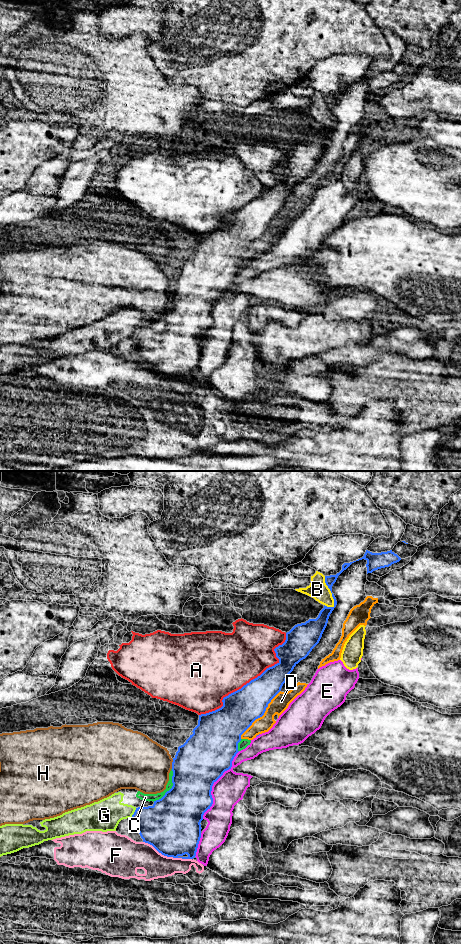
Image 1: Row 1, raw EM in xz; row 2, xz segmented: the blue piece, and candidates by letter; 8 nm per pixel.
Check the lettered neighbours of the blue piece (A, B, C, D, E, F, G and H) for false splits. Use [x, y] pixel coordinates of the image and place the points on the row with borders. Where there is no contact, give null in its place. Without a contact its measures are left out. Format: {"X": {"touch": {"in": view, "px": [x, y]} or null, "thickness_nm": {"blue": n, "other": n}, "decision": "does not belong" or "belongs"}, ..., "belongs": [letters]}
{"A": {"touch": {"in": "xz", "px": [251, 680]}, "thickness_nm": {"blue": 300, "other": 460}, "decision": "does not belong"}, "B": {"touch": {"in": "xz", "px": [331, 592]}, "thickness_nm": {"blue": 100, "other": 150}, "decision": "does not belong"}, "C": {"touch": {"in": "xz", "px": [172, 787]}, "thickness_nm": {"blue": 400, "other": 60}, "decision": "does not belong"}, "D": {"touch": {"in": "xz", "px": [262, 715]}, "thickness_nm": {"blue": 300, "other": 140}, "decision": "does not belong"}, "E": {"touch": {"in": "xz", "px": [213, 783]}, "thickness_nm": {"blue": 400, "other": 240}, "decision": "does not belong"}, "F": {"touch": {"in": "xz", "px": [167, 856]}, "thickness_nm": {"blue": 460, "other": 220}, "decision": "does not belong"}, "G": {"touch": {"in": "xz", "px": [134, 813]}, "thickness_nm": {"blue": 360, "other": 260}, "decision": "does not belong"}, "H": {"touch": {"in": "xz", "px": [172, 764]}, "thickness_nm": {"blue": 400, "other": 420}, "decision": "does not belong"}, "belongs": []}

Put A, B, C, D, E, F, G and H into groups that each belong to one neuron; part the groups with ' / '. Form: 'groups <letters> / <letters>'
groups A / B / C D G / E / F / H

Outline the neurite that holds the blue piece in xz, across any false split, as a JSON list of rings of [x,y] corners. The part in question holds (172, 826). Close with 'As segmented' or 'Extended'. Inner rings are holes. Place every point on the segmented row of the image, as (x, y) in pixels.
[[[332,593],[334,606],[324,608],[320,611],[316,619],[309,619],[305,623],[295,625],[286,633],[286,640],[282,645],[274,649],[279,662],[272,667],[267,668],[260,676],[251,680],[241,689],[224,697],[223,706],[215,711],[199,715],[198,725],[193,729],[193,734],[186,742],[178,747],[172,762],[172,788],[165,795],[154,801],[152,806],[136,808],[132,819],[135,821],[137,830],[143,839],[143,842],[152,845],[159,853],[167,857],[193,859],[196,856],[198,844],[201,838],[201,821],[204,813],[210,809],[213,804],[211,795],[213,784],[223,775],[223,773],[232,767],[232,761],[238,751],[238,743],[241,741],[241,735],[252,725],[252,723],[262,717],[271,700],[281,691],[287,677],[293,671],[294,667],[305,659],[312,649],[319,643],[322,634],[327,626],[328,619],[337,605],[336,598]]]. As segmented

